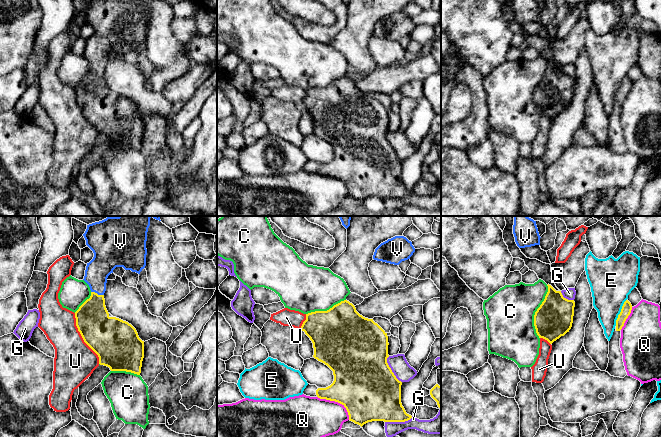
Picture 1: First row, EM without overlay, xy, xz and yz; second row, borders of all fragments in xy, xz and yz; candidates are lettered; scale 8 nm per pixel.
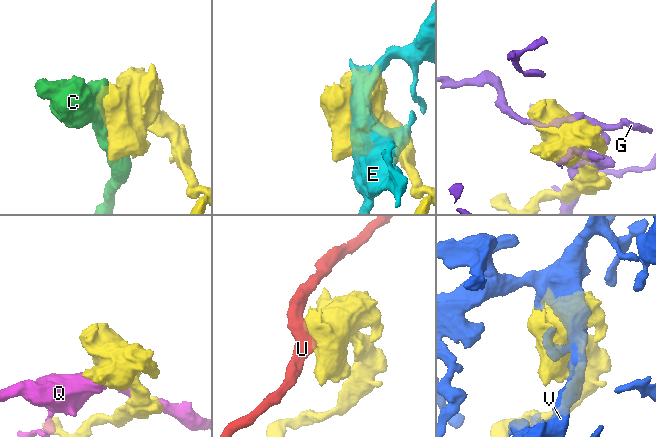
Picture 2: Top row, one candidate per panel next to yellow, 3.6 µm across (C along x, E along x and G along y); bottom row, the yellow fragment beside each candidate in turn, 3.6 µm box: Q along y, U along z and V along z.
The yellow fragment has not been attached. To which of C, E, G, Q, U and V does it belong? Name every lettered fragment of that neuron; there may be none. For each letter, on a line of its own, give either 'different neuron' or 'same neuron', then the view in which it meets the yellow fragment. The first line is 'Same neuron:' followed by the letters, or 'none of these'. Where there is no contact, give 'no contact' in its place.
Same neuron: V
C: different neuron; meets yellow in yz
E: different neuron; meets yellow in yz
G: different neuron; meets yellow in xz
Q: different neuron; meets yellow in xz
U: different neuron; meets yellow in xy
V: same neuron; meets yellow in xy

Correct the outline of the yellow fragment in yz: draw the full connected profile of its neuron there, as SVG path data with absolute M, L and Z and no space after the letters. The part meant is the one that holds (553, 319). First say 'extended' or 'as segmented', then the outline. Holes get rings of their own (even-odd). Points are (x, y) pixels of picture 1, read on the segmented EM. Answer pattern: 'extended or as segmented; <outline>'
as segmented; M551 285L547 286L545 299L534 315L534 326L539 338L552 344L571 329L575 302L564 298Z

